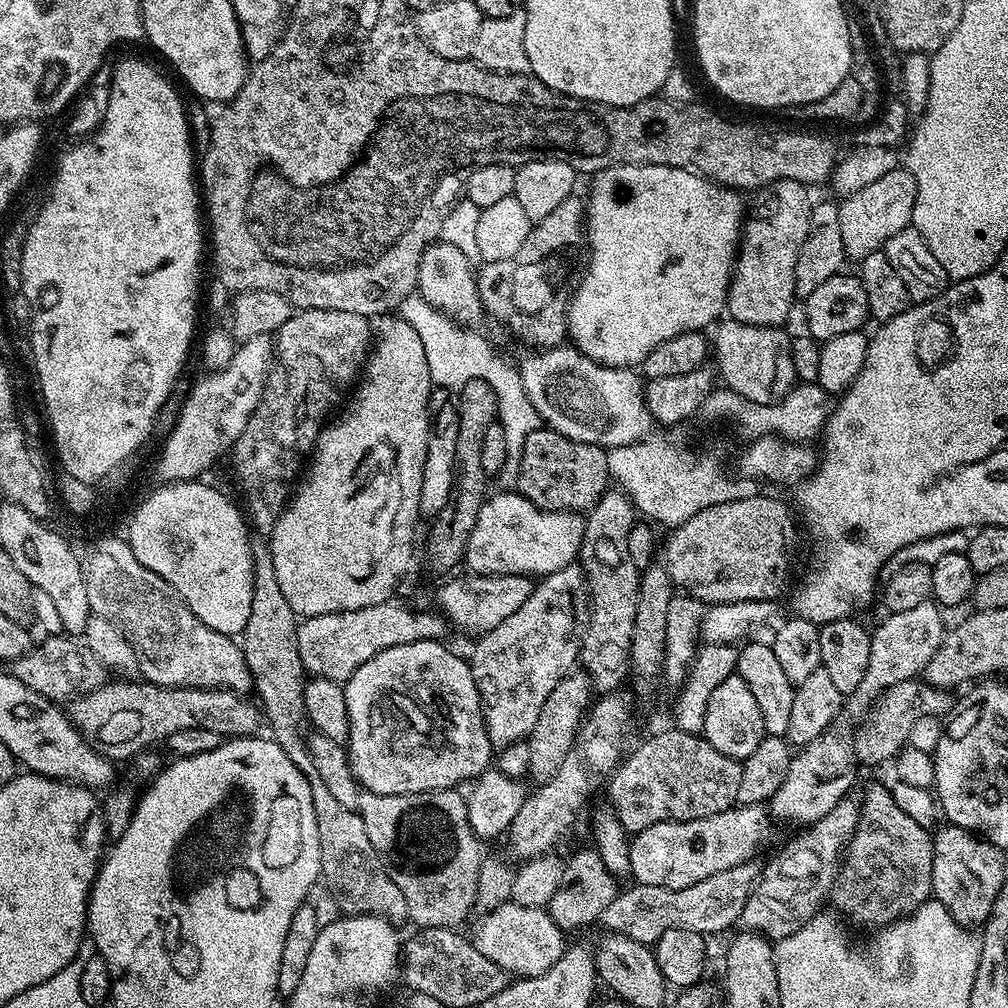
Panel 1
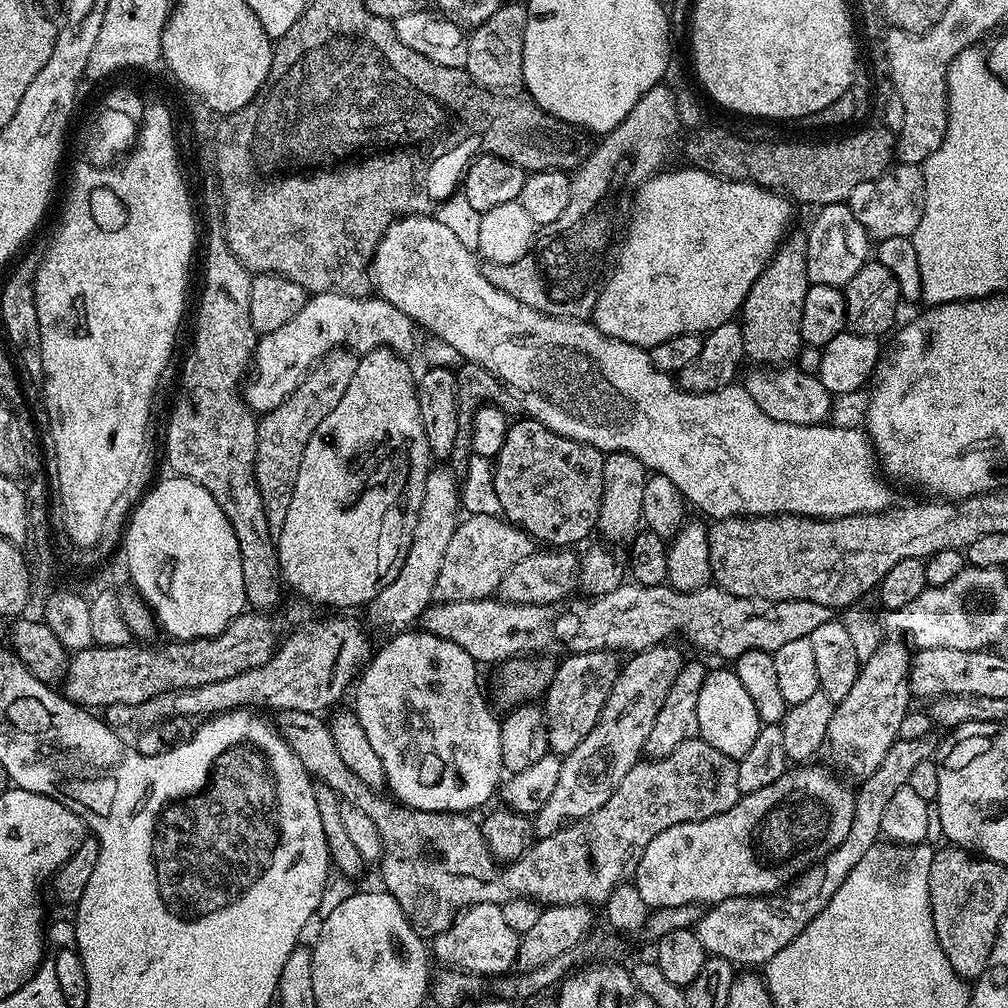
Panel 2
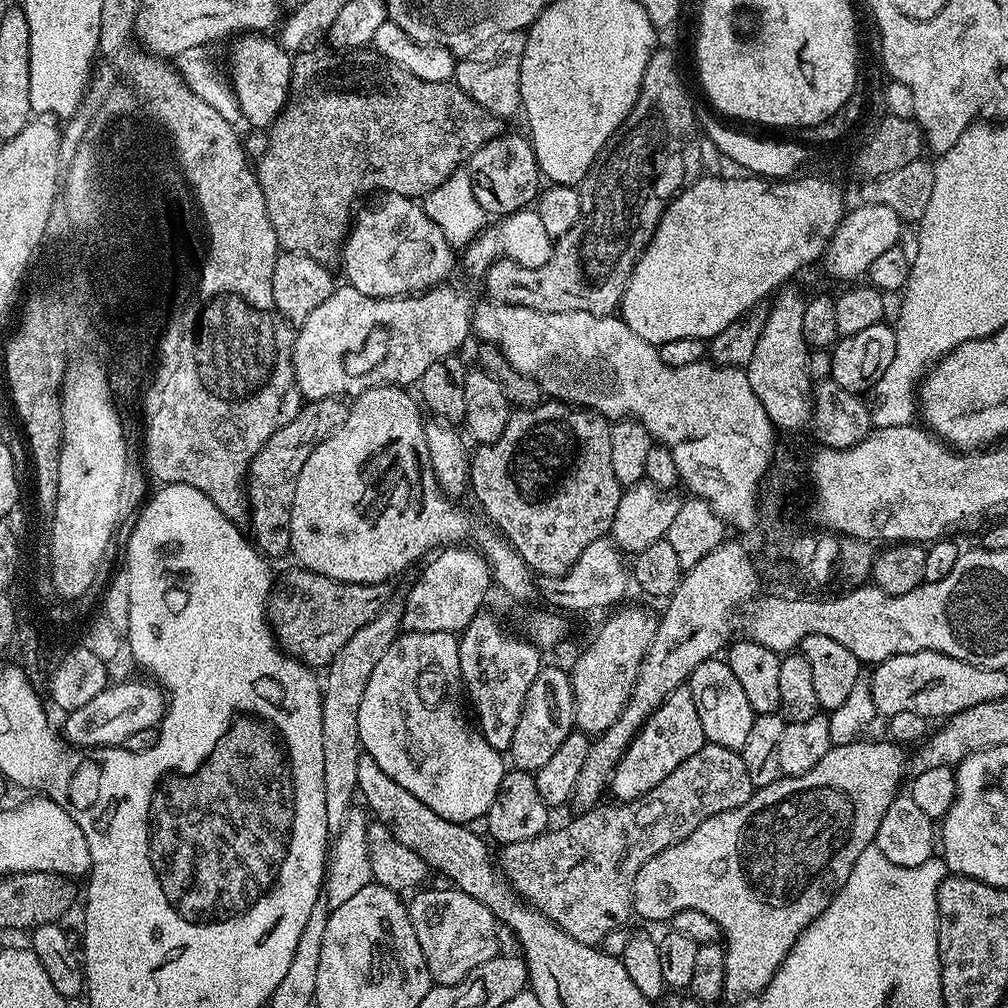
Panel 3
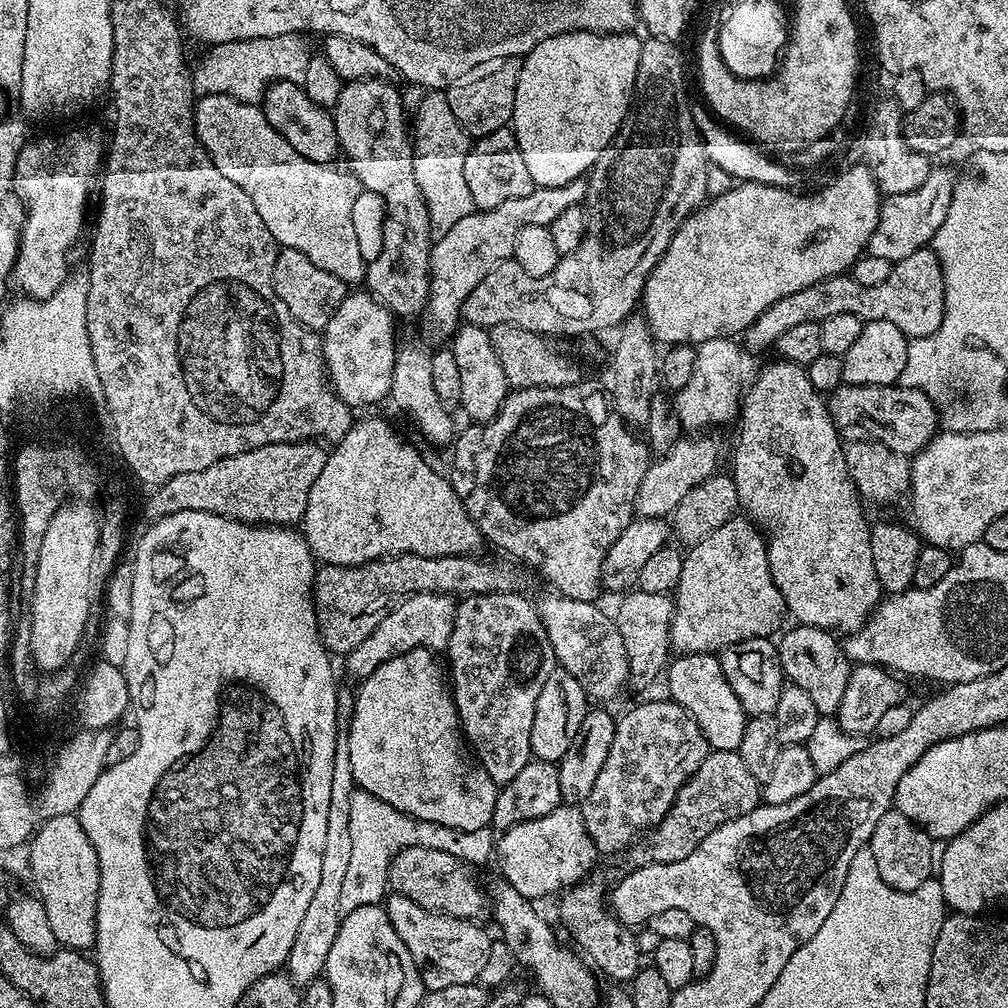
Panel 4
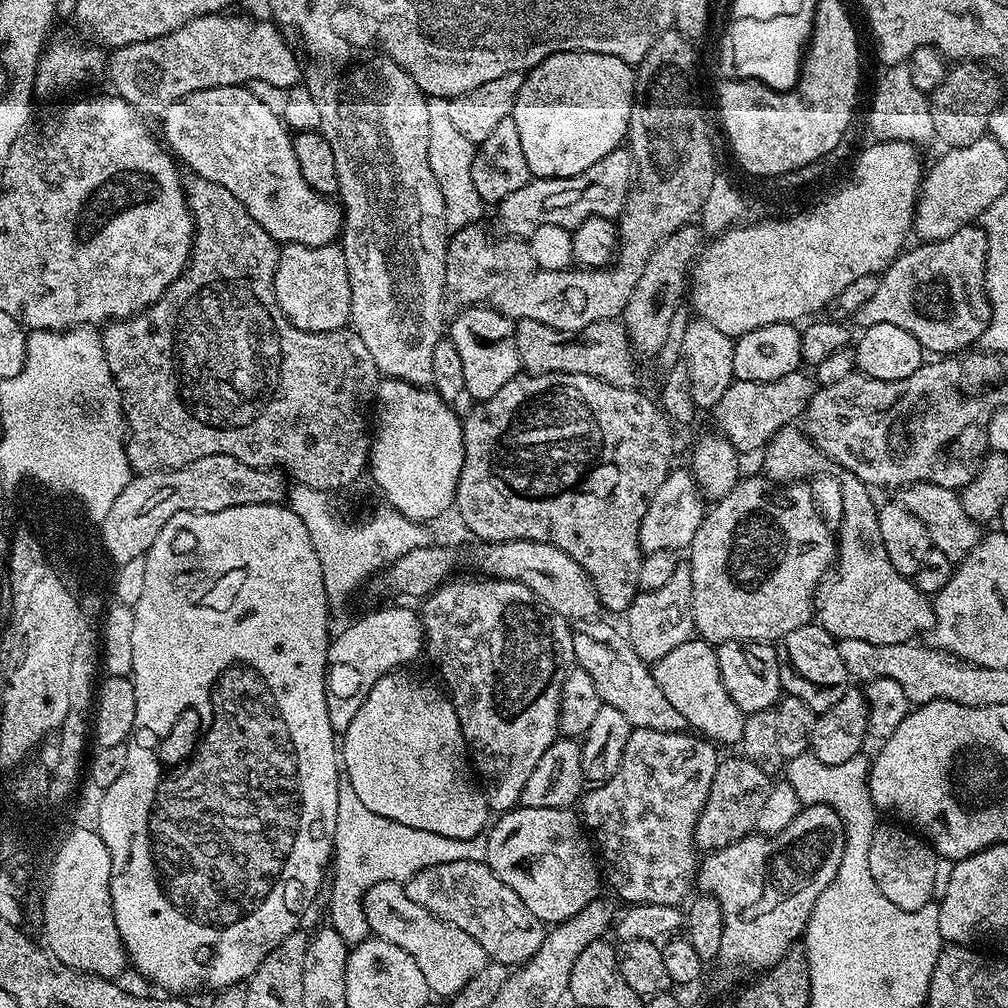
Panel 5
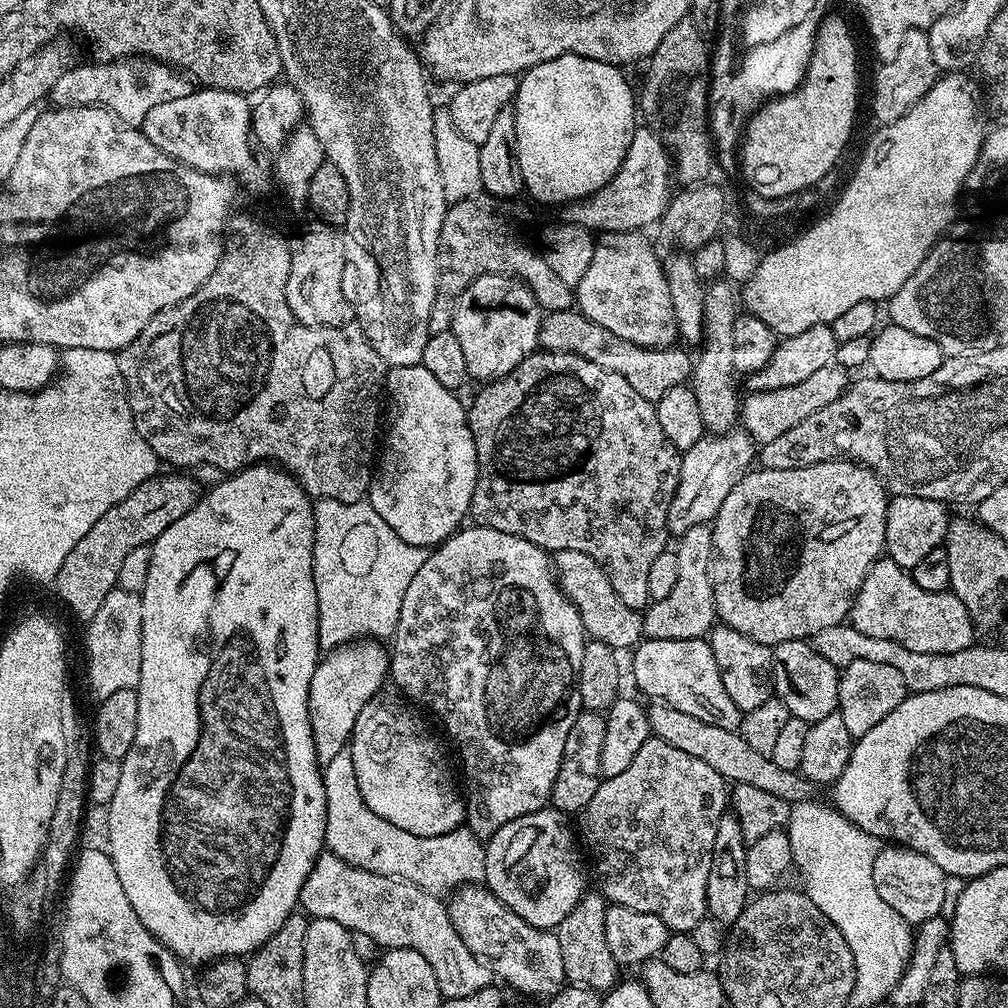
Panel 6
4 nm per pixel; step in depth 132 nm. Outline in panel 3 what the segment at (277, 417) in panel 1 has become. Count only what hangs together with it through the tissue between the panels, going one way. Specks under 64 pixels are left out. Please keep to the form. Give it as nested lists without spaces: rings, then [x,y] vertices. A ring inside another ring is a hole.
[[[340,398],[305,403],[294,422],[279,428],[253,458],[246,481],[252,528],[250,540],[256,551],[269,561],[275,562],[279,556],[287,557],[291,553],[290,510],[294,506],[294,486],[298,486],[298,474],[302,474],[302,466],[306,466],[306,458],[310,458],[313,450],[339,430],[342,422],[346,422],[348,410],[349,405]]]

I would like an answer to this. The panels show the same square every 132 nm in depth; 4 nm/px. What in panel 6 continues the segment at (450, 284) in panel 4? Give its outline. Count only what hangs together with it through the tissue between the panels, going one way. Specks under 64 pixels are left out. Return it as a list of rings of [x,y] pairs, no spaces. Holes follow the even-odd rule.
[[[637,127],[626,150],[626,158],[622,166],[618,166],[618,174],[614,174],[614,178],[610,178],[606,186],[591,192],[589,196],[563,205],[563,223],[577,224],[600,234],[648,230],[651,224],[653,227],[659,221],[668,208],[668,203],[674,195],[672,184],[674,185],[673,157],[651,127]]]

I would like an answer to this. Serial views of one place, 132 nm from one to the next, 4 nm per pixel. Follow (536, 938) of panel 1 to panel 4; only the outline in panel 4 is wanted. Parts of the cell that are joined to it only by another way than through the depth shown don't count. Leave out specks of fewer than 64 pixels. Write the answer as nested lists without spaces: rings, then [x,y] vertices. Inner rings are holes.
[[[395,894],[387,897],[386,907],[390,922],[394,930],[398,930],[398,938],[406,942],[406,950],[410,950],[410,958],[414,958],[414,966],[427,991],[479,981],[493,942],[493,937],[487,936],[479,928],[479,923],[445,916],[443,912],[432,912],[418,906],[410,898]]]

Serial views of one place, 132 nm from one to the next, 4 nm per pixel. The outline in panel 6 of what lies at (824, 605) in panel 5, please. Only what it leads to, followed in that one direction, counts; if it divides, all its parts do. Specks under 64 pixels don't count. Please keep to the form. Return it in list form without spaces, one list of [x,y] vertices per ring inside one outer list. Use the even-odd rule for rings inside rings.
[[[887,558],[877,560],[866,574],[852,601],[850,623],[854,630],[870,638],[886,638],[886,642],[898,642],[898,646],[918,650],[918,654],[954,654],[978,640],[972,615],[954,593],[922,590],[909,569]]]

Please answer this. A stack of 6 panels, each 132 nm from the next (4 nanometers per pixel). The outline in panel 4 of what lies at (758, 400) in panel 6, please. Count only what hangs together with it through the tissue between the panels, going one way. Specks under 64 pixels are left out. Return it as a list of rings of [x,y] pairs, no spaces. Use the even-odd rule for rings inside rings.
[[[700,434],[697,440],[681,438],[670,451],[649,463],[642,484],[638,486],[636,494],[635,515],[640,518],[668,518],[682,502],[686,490],[694,490],[706,478],[710,478],[717,471],[716,463],[720,460],[720,444],[712,436]]]

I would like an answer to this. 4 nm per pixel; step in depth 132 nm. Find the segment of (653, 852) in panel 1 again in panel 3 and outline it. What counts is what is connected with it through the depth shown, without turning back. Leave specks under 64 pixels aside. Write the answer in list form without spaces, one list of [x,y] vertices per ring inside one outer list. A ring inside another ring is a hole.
[[[887,738],[868,739],[854,740],[851,744],[833,744],[832,749],[822,758],[822,762],[814,766],[814,770],[806,770],[806,774],[797,776],[781,776],[770,786],[755,789],[752,797],[745,804],[734,810],[726,810],[722,814],[714,814],[714,818],[706,818],[706,822],[702,822],[702,826],[698,826],[694,834],[662,850],[662,854],[654,854],[654,858],[650,858],[650,862],[646,862],[642,870],[638,870],[632,887],[632,907],[637,917],[640,915],[644,920],[668,922],[674,914],[678,914],[678,910],[702,910],[706,918],[714,918],[714,922],[720,928],[723,943],[726,945],[726,978],[723,994],[725,1001],[744,1000],[747,996],[759,997],[764,987],[770,983],[776,971],[782,966],[786,954],[790,954],[794,942],[828,909],[830,902],[846,882],[846,878],[850,878],[854,870],[854,862],[858,862],[858,854],[862,854],[862,850],[873,847],[878,826],[882,826],[882,814],[890,810],[890,802],[896,799],[901,791],[900,779],[905,779],[906,776],[906,752],[901,745]]]

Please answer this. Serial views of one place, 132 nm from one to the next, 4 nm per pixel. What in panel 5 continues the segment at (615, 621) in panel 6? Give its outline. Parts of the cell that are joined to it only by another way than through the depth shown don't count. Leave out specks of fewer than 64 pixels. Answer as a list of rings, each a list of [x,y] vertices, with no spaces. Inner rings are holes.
[[[494,540],[480,542],[476,548],[476,568],[481,577],[493,580],[513,580],[533,592],[546,605],[549,612],[564,617],[569,622],[591,620],[601,615],[600,599],[592,579],[558,546],[533,540]]]

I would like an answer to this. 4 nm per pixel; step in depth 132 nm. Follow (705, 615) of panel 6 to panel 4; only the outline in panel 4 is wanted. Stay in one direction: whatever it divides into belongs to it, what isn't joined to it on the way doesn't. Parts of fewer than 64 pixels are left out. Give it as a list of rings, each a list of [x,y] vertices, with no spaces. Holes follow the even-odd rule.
[[[639,590],[629,591],[624,598],[620,609],[614,612],[614,623],[628,655],[628,679],[633,685],[644,688],[659,672],[661,675],[669,663],[668,631],[672,625],[674,600],[671,595],[646,594]]]

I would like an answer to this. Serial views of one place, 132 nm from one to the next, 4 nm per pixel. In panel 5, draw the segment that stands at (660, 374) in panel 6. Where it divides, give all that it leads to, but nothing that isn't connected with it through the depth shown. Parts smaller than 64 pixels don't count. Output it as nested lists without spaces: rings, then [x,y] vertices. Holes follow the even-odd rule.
[[[619,319],[594,322],[575,334],[560,332],[556,328],[533,320],[518,320],[515,321],[515,326],[514,342],[521,369],[527,375],[586,374],[602,382],[610,382],[610,386],[637,387],[637,357],[634,355],[632,344],[628,341],[628,331]]]

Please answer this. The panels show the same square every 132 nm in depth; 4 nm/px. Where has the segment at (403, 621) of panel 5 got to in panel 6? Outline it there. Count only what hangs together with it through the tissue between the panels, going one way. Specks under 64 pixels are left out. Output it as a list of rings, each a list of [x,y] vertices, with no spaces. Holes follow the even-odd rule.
[[[368,638],[363,642],[353,642],[347,646],[337,647],[329,651],[321,659],[314,670],[314,678],[310,678],[310,694],[308,695],[308,713],[314,738],[316,758],[321,765],[330,762],[339,752],[345,751],[349,745],[355,720],[364,707],[377,699],[380,687],[390,676],[390,652],[383,643]]]

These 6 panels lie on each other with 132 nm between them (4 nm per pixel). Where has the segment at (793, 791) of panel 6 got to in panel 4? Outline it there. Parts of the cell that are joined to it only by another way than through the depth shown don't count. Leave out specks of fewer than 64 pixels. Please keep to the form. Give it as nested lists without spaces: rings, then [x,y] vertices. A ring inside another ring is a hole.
[[[548,594],[538,600],[540,621],[550,638],[550,646],[556,655],[556,663],[566,669],[596,702],[612,700],[628,679],[628,655],[613,617],[593,602],[578,602],[559,594]]]

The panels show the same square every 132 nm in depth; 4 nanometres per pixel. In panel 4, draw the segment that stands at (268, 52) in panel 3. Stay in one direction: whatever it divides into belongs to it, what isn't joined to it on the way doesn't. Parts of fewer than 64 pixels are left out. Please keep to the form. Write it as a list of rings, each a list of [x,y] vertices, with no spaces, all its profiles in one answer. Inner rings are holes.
[[[273,81],[263,94],[262,111],[266,122],[270,122],[270,126],[274,126],[274,130],[278,130],[278,134],[282,134],[282,138],[286,138],[286,142],[290,142],[290,146],[302,154],[302,158],[328,166],[335,156],[341,155],[333,113],[321,104],[315,104],[301,85],[291,84],[290,81]]]

